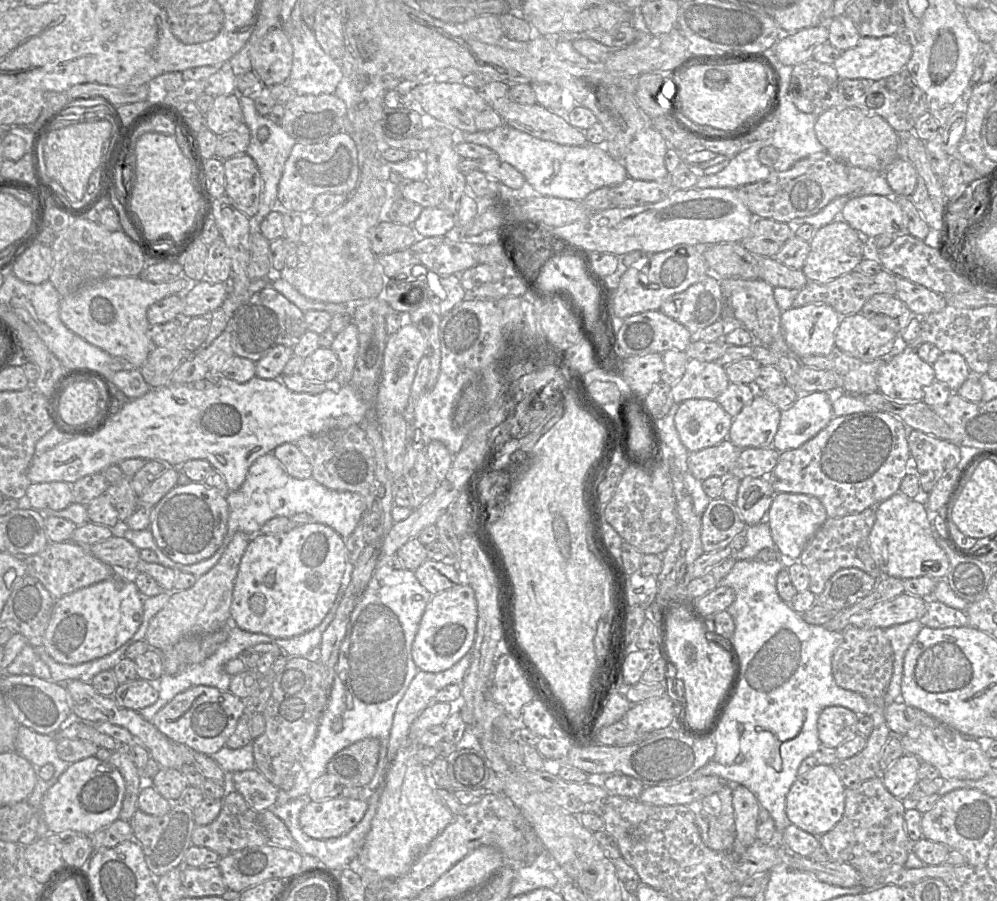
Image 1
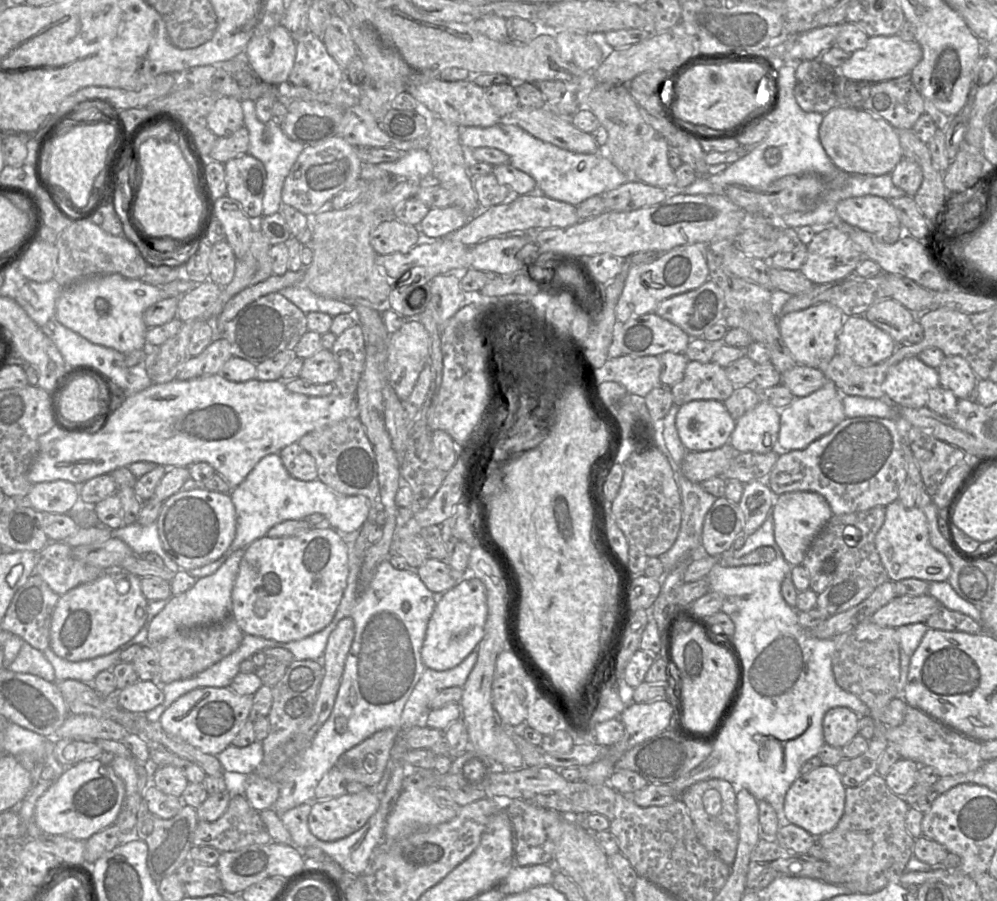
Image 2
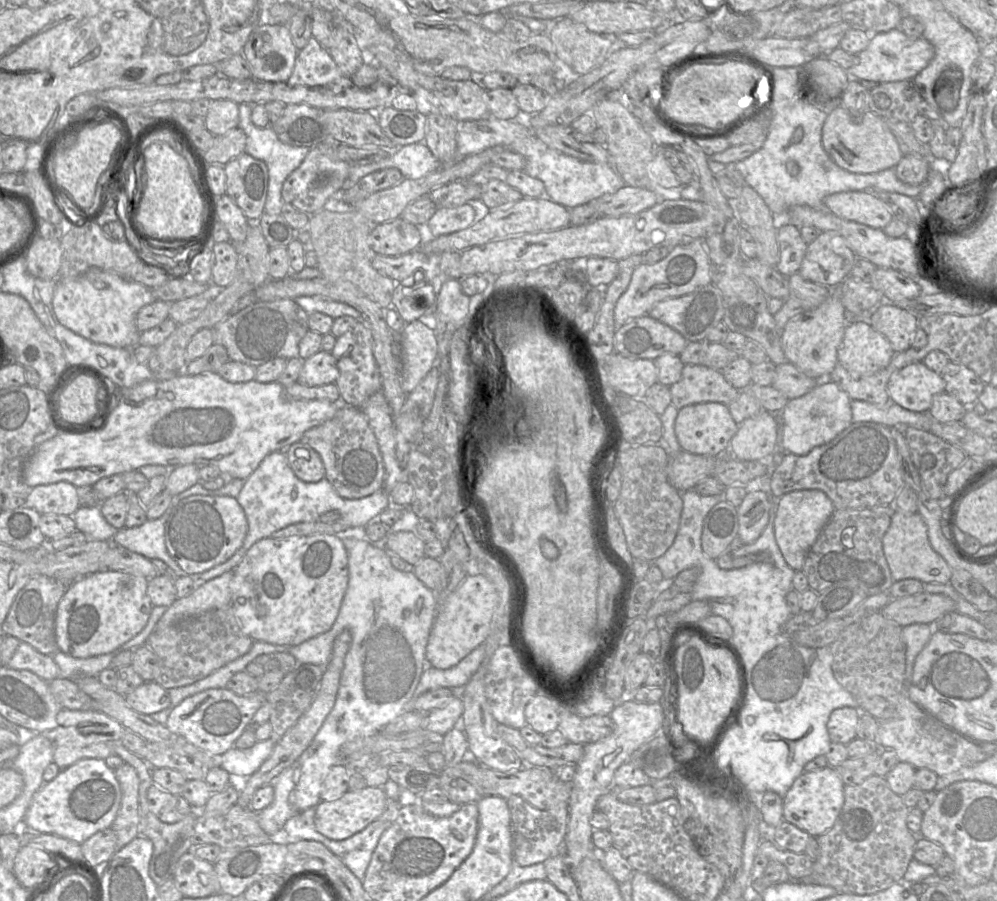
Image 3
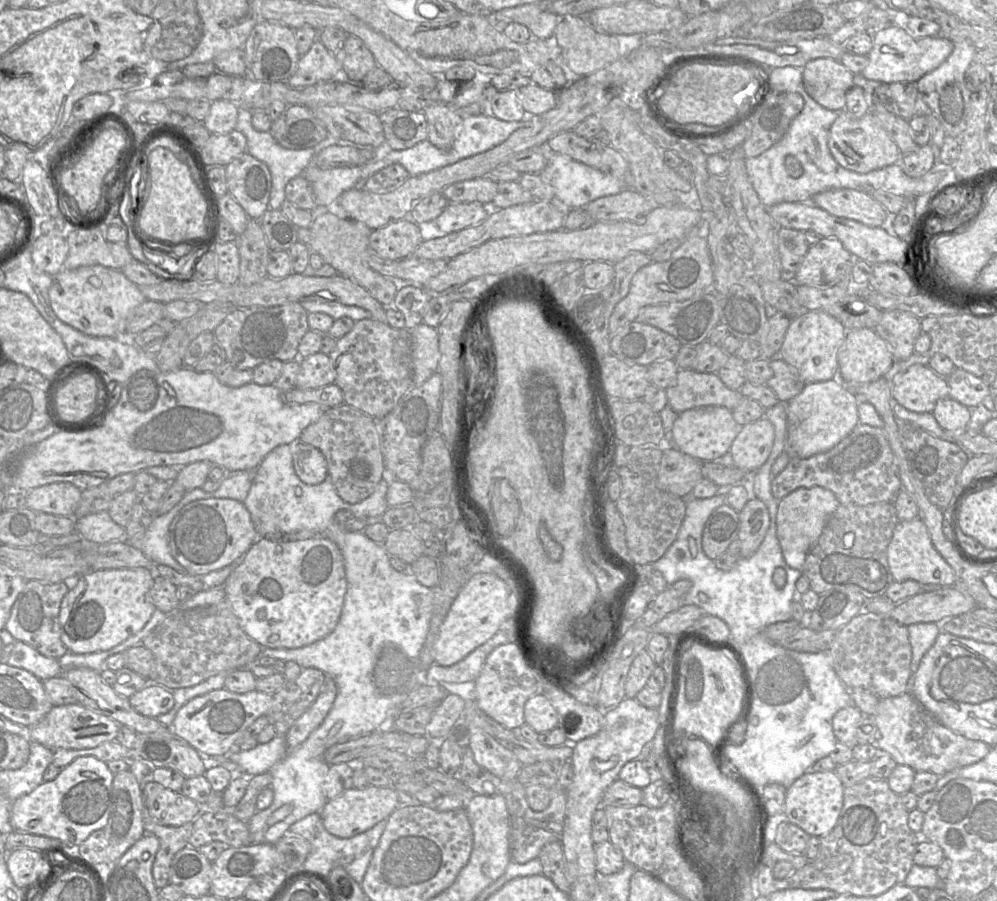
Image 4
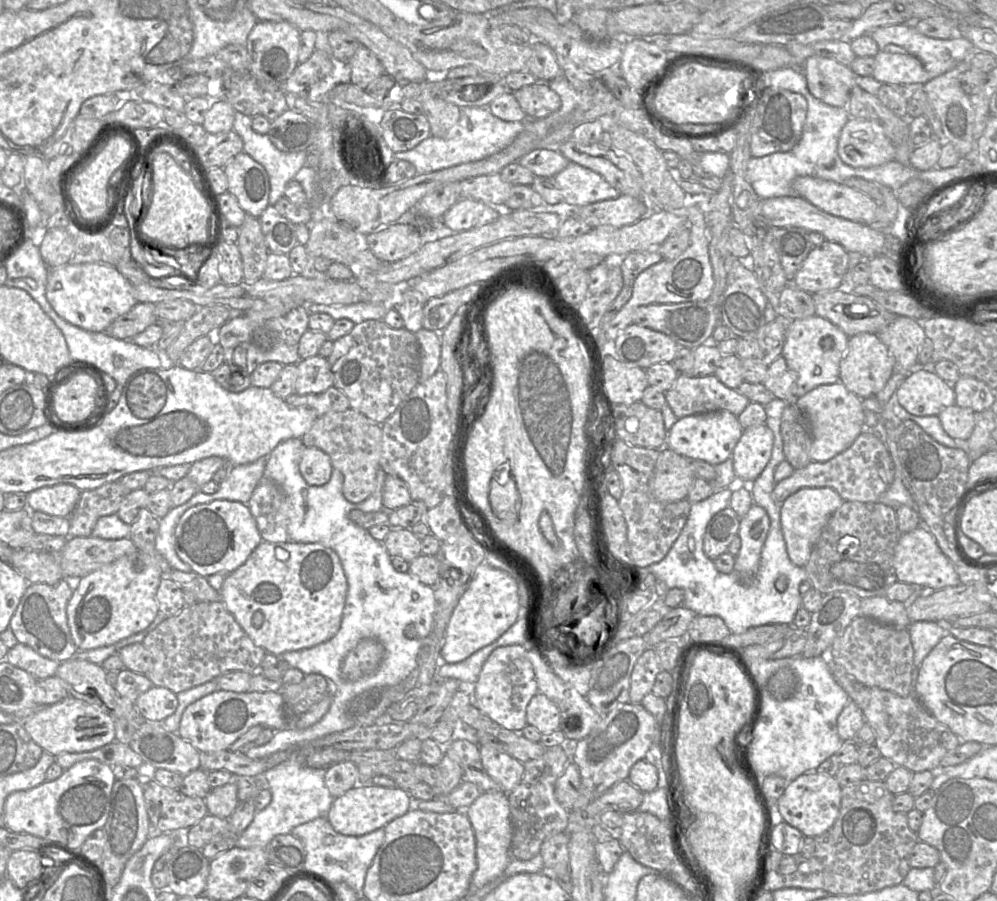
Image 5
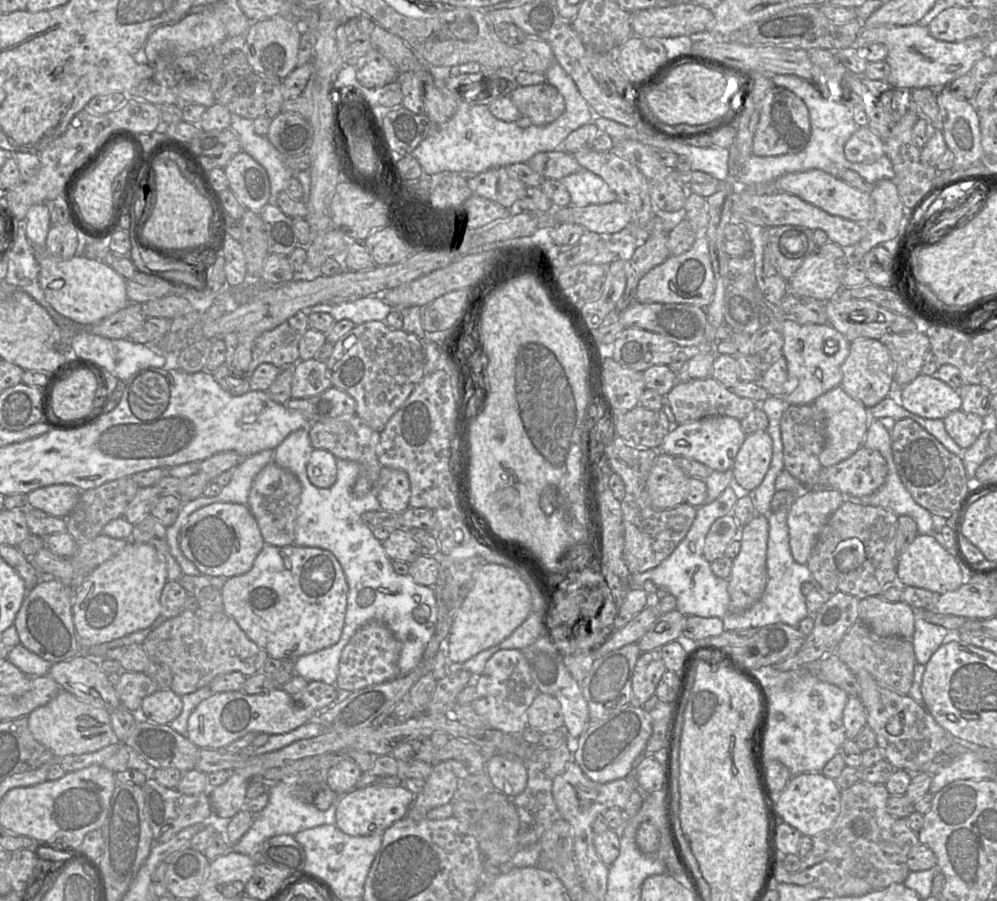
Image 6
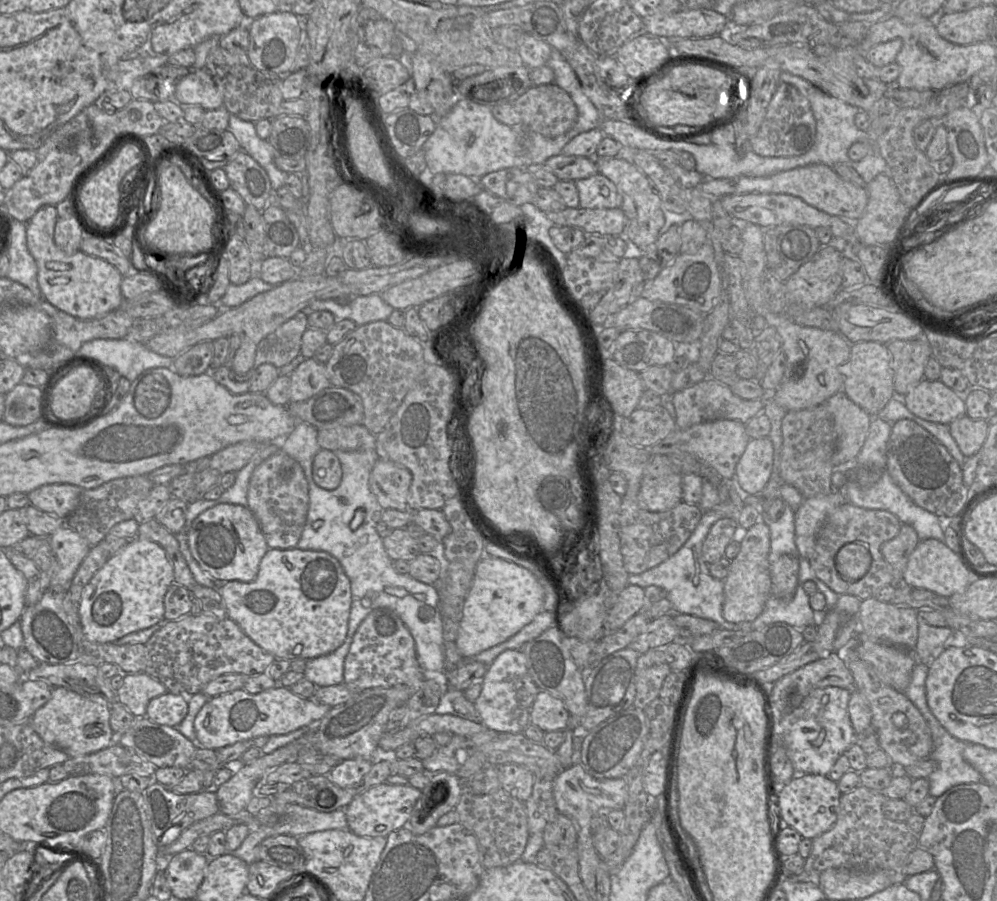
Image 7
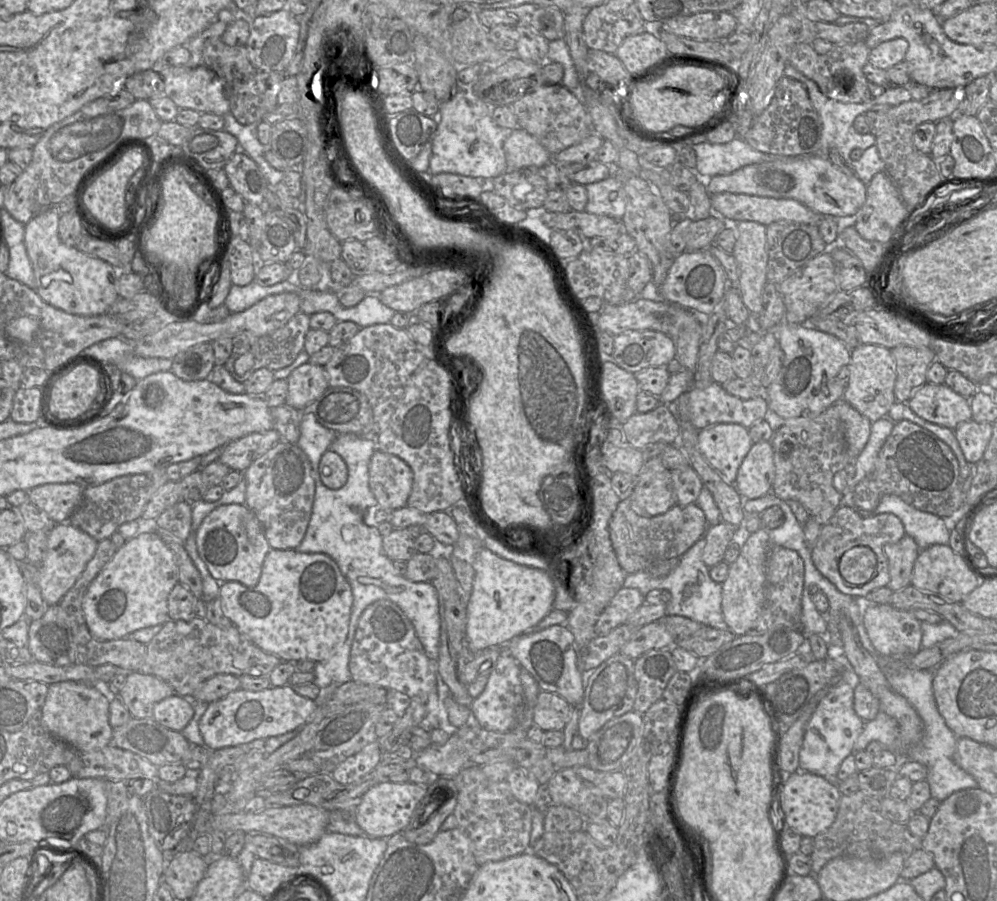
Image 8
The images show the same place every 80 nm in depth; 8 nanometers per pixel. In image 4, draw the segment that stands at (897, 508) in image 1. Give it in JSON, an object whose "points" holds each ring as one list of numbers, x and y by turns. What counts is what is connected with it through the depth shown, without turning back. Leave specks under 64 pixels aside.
{"points":[[918,517,911,521,897,523,887,547,887,559,896,582,914,580,920,584,954,585,955,574,952,567,935,549,926,525]]}

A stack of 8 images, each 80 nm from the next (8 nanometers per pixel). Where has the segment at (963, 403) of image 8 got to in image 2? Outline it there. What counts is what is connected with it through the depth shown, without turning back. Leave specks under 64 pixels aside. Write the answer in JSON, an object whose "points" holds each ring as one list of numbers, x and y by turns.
{"points":[[908,356,892,365,882,383,885,398,897,407,923,407,927,405,929,390,940,385,937,368,925,364,918,356]]}

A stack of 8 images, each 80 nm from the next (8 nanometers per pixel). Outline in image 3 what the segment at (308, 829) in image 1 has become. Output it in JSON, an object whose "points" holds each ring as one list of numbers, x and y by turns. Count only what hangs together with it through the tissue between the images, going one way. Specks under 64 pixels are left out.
{"points":[[366,786,358,791,347,791,340,798,321,801,315,807,315,827,319,833,331,840,345,840,379,818,385,811,387,803,388,796,383,787]]}

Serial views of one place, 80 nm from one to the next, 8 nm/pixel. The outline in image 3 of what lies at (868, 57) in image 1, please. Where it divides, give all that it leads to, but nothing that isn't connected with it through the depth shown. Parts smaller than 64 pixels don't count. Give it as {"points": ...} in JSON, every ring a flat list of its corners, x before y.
{"points":[[900,28,888,32,871,34,870,43,860,52,858,62,846,70,852,79,869,80,877,83,913,79,933,59,934,46,925,38,912,39]]}

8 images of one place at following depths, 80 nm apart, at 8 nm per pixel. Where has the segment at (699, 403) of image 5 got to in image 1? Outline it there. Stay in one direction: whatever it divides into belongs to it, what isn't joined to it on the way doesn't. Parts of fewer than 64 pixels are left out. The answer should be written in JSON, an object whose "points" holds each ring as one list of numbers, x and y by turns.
{"points":[[692,358,682,377,671,385,671,395,676,404,688,399,716,400,729,383,725,367,719,362]]}

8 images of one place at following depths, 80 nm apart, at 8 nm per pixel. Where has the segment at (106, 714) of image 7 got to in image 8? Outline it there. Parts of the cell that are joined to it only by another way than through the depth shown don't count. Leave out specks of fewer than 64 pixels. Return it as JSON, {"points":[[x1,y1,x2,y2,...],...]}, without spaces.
{"points":[[62,681,48,686,41,707,42,726,56,738,76,748,79,752,102,749,112,743,113,728,109,723,111,696,102,688,75,681]]}

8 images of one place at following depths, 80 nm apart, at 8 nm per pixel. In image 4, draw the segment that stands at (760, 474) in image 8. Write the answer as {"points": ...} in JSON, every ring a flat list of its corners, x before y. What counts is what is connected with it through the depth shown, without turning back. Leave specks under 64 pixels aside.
{"points":[[765,416,740,427,729,450,734,466,746,473,757,471,767,461,774,438,774,427]]}

